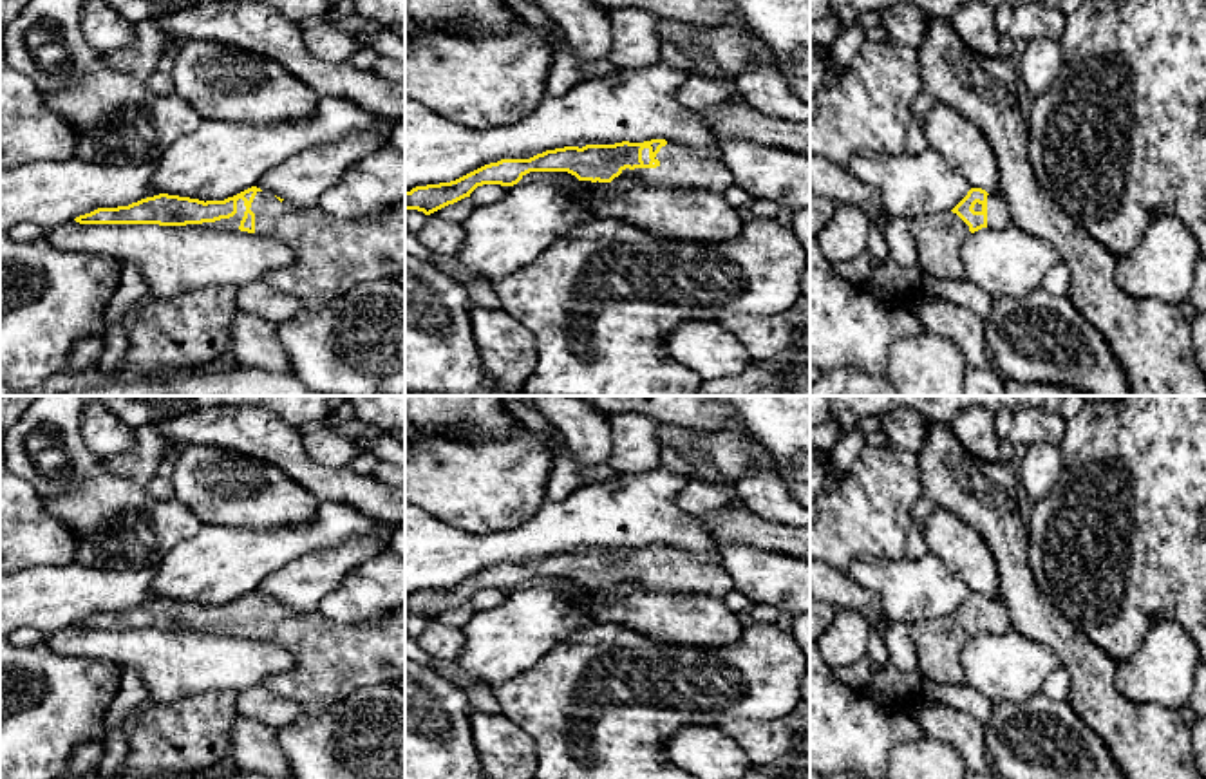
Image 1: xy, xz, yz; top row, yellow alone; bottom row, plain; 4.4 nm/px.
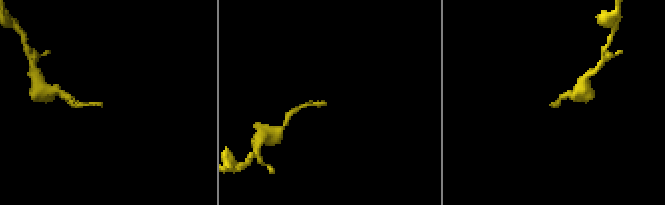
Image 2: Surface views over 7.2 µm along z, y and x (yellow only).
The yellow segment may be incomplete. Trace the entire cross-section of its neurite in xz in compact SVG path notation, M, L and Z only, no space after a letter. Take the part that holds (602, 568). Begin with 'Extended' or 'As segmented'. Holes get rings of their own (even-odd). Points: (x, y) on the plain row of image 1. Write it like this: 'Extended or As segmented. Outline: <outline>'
Extended. Outline: M665 544L644 548L586 549L546 555L530 564L501 564L456 586L416 591L405 596L405 615L430 620L483 589L513 591L530 577L568 577L579 586L611 587L633 580L638 589L660 593L705 593L723 598L734 580L723 562L700 562Z

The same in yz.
Extended. Outline: M971 593L951 615L938 620L919 620L911 640L922 680L935 685L966 685L960 654L966 643L982 633L1007 633L1011 620L998 598Z

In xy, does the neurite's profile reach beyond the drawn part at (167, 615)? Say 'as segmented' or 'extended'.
extended

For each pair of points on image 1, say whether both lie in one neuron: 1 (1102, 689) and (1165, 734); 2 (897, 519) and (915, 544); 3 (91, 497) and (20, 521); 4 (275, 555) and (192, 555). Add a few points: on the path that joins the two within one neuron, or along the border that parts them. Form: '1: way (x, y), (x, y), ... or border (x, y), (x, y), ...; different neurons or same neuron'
1: way (1116, 705), (1149, 734); same neuron
2: border (923, 496), (912, 508), (912, 526), (903, 555); different neurons
3: border (22, 478), (46, 508), (69, 526), (76, 543); different neurons
4: way (255, 555), (212, 555); same neuron

